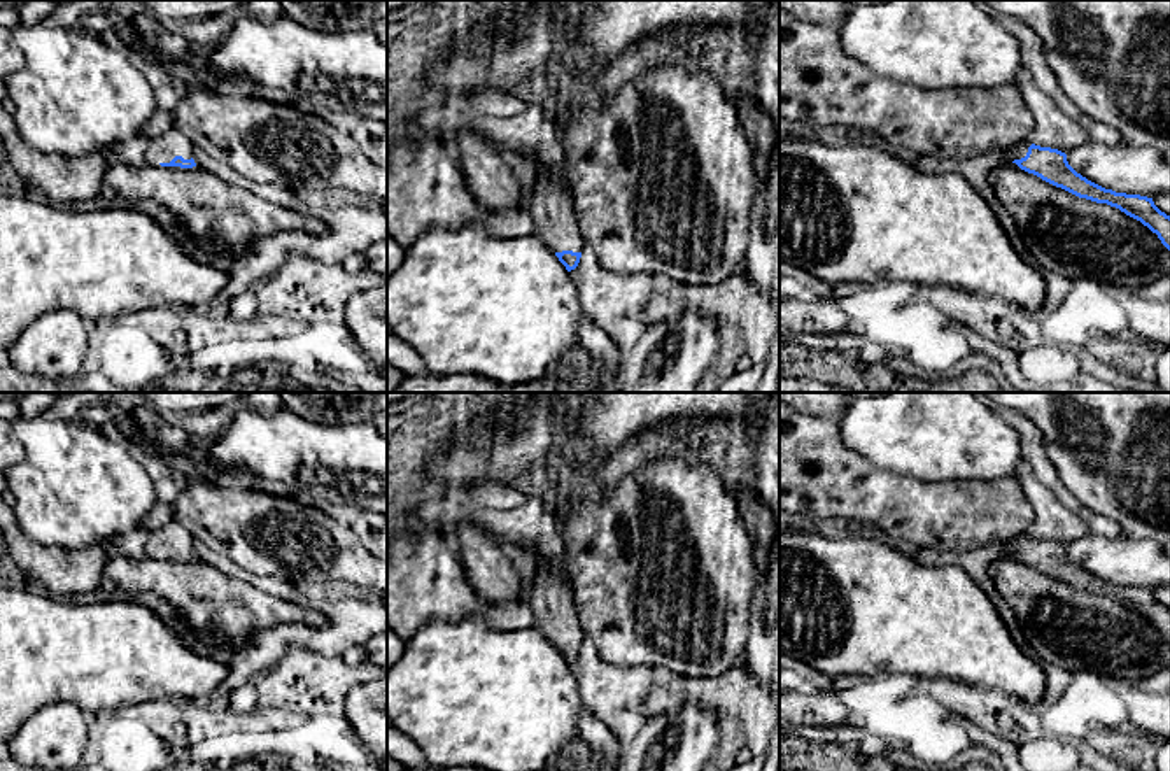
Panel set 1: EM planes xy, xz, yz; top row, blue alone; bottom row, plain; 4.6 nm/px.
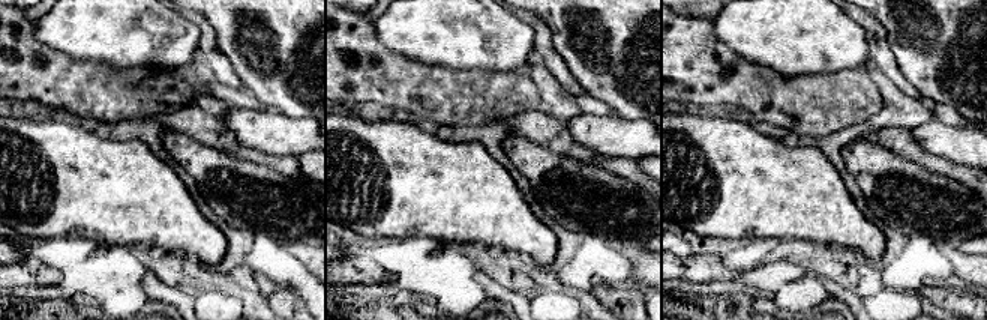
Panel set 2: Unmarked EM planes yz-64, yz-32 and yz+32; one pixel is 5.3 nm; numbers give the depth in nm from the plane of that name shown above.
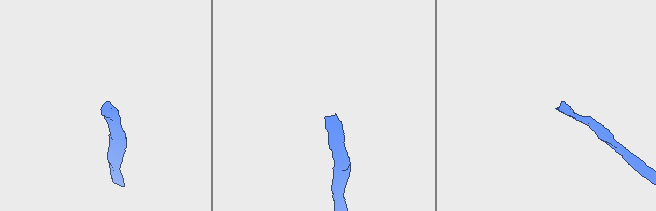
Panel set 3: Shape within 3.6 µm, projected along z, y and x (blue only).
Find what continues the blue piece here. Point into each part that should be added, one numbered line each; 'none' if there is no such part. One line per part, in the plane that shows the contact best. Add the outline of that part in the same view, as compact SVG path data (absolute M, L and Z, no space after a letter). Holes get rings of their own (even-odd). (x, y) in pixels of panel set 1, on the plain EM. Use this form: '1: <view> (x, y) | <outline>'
1: xy (162, 542) | M170 524L149 533L145 550L149 557L170 555L175 548L191 552L193 541L194 540L182 526Z

